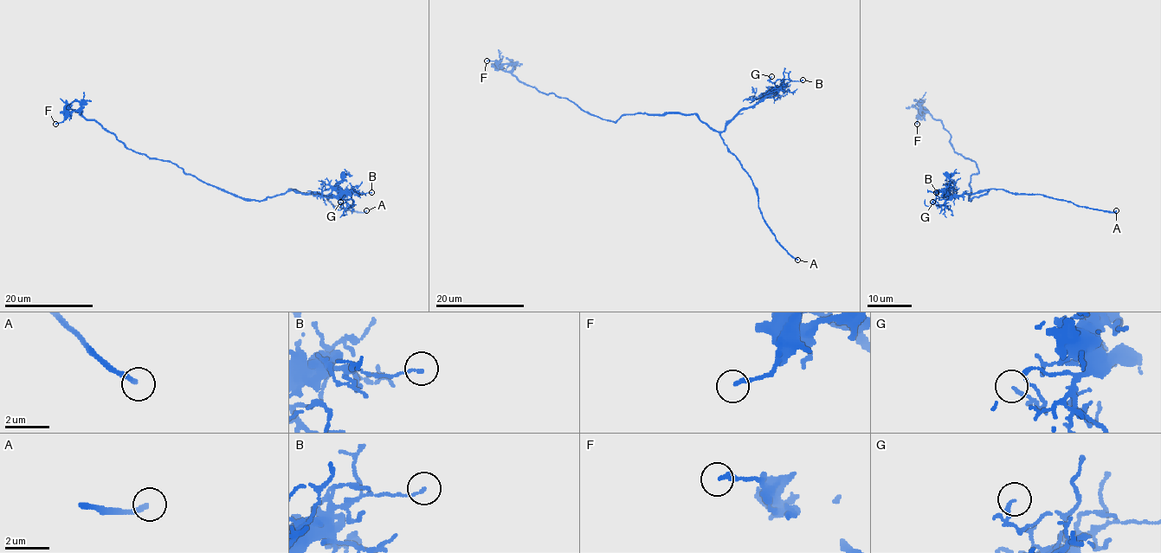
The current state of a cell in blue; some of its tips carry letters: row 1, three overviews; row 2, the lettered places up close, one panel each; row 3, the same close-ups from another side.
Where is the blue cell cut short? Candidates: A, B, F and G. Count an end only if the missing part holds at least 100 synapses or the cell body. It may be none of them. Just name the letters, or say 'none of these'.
A

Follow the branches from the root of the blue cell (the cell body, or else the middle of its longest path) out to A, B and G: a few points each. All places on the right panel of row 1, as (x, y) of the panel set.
A: (970, 193), (970, 201), (990, 189), (1002, 189), (1013, 193), (1041, 194), (1089, 208), (1116, 210)
B: (970, 193), (970, 201), (987, 190), (963, 195), (944, 195), (936, 192)
G: (970, 193), (970, 201), (987, 190), (951, 195), (946, 200), (937, 198), (938, 206), (932, 202)

